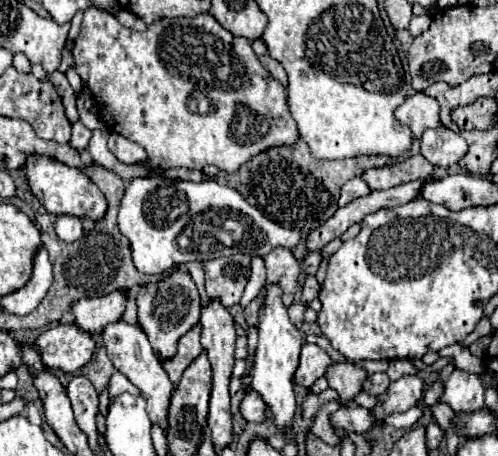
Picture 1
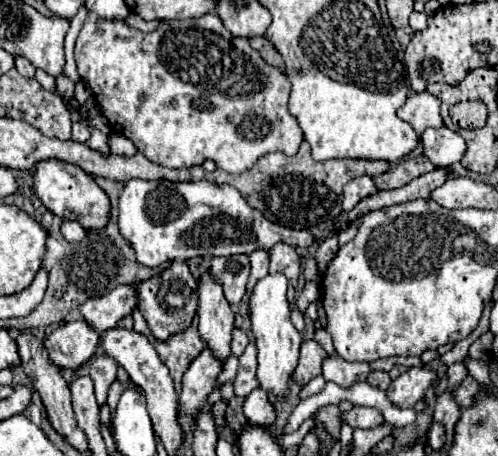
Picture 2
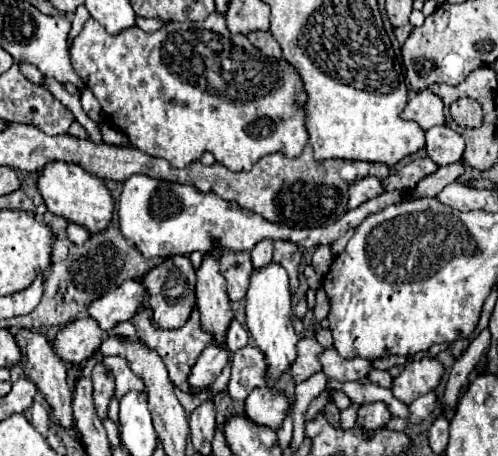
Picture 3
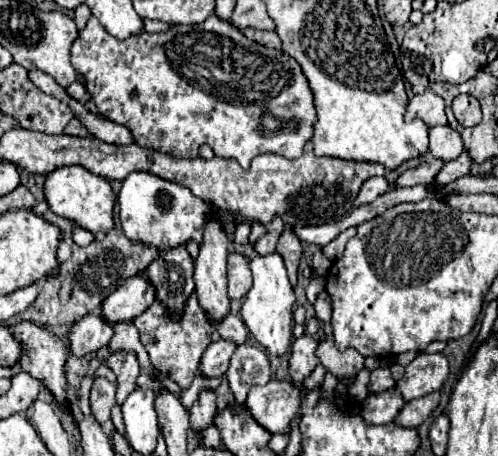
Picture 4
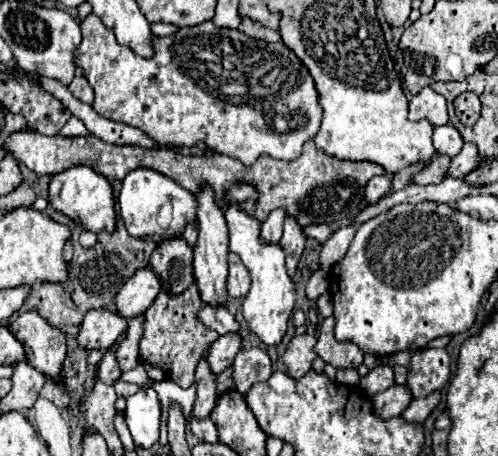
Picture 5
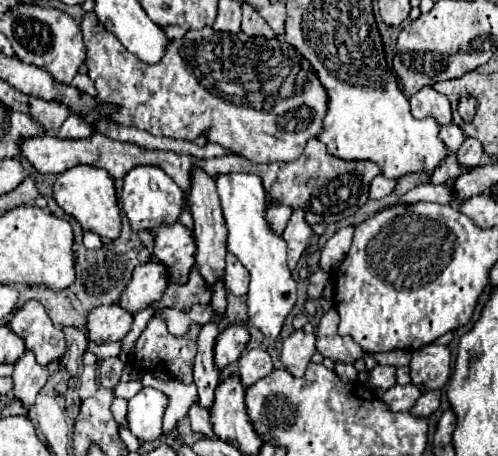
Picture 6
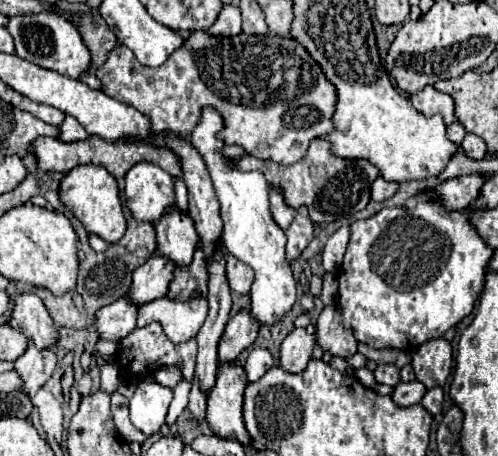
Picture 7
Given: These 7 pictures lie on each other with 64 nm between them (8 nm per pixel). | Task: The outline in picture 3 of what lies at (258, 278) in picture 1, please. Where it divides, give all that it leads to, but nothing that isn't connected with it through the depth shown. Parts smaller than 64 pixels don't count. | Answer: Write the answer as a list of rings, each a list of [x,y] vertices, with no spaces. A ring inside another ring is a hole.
[[[262,240],[256,244],[256,248],[250,252],[252,266],[254,268],[264,268],[264,264],[272,262],[272,240]]]

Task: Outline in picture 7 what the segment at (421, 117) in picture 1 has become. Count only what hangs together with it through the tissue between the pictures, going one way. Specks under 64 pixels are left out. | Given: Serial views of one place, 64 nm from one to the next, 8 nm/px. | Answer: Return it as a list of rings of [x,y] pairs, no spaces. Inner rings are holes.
[[[426,86],[422,92],[418,94],[412,94],[412,106],[424,114],[424,116],[434,116],[434,114],[440,114],[444,118],[444,124],[452,124],[456,118],[454,118],[454,102],[448,94],[444,92],[438,92],[436,88],[432,86]]]

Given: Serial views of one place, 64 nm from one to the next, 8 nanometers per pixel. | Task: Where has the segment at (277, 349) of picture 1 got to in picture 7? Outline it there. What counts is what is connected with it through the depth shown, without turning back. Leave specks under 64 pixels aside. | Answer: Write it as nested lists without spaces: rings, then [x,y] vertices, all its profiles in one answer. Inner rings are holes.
[[[204,108],[200,124],[194,128],[190,144],[202,154],[208,172],[212,176],[216,196],[220,200],[220,216],[224,220],[222,244],[228,254],[248,264],[254,270],[254,282],[250,290],[250,314],[262,326],[274,326],[282,320],[282,316],[296,302],[296,282],[292,278],[290,264],[286,260],[286,236],[272,220],[268,192],[270,186],[262,172],[238,172],[224,164],[224,156],[220,156],[220,148],[224,146],[216,140],[218,130],[222,128],[222,118],[216,110]]]

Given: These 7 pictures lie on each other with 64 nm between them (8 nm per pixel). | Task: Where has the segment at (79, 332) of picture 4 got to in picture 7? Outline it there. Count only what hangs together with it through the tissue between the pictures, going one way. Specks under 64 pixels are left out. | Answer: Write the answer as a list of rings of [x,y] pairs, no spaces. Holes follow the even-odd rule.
[[[120,298],[96,312],[96,334],[100,340],[120,342],[136,328],[136,314],[138,308],[128,298]]]

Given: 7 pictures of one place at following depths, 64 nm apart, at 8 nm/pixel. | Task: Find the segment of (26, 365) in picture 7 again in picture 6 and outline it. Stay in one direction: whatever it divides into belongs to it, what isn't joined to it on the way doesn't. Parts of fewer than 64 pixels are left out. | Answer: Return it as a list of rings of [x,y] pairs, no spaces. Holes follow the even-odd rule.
[[[26,352],[16,364],[14,364],[14,390],[12,396],[18,398],[24,406],[32,406],[38,392],[48,380],[48,366],[40,366],[32,352]]]

